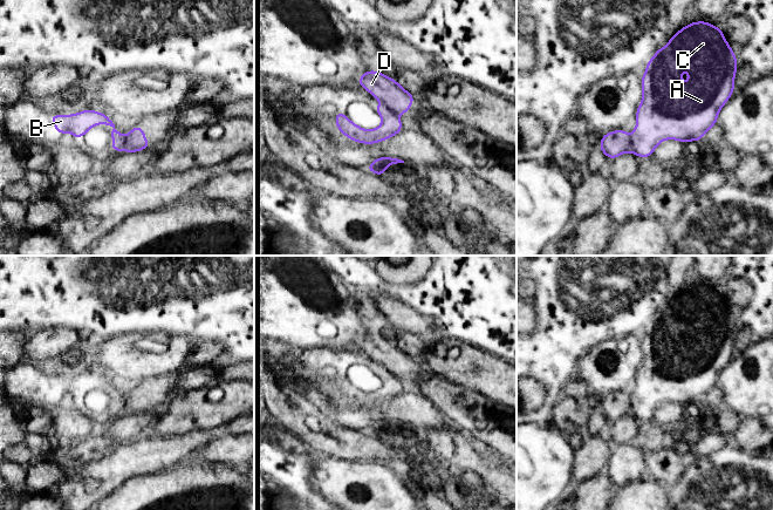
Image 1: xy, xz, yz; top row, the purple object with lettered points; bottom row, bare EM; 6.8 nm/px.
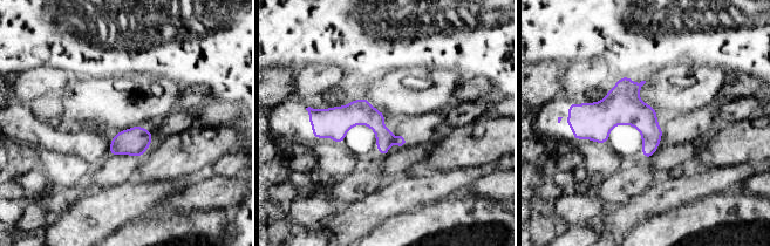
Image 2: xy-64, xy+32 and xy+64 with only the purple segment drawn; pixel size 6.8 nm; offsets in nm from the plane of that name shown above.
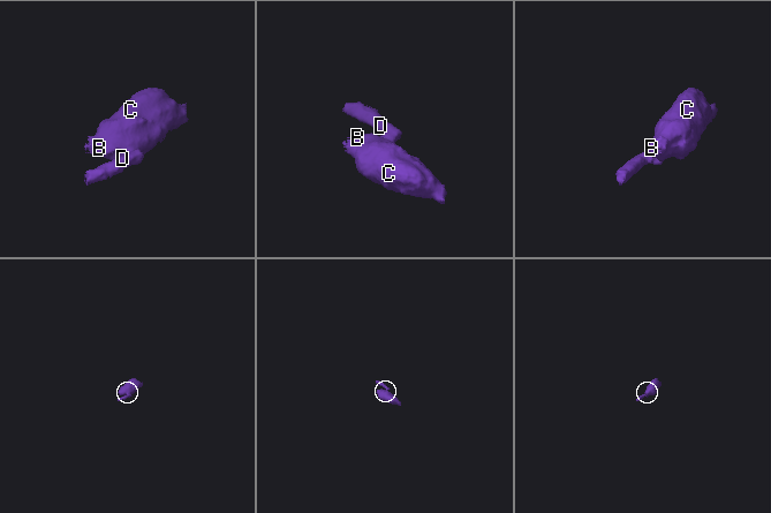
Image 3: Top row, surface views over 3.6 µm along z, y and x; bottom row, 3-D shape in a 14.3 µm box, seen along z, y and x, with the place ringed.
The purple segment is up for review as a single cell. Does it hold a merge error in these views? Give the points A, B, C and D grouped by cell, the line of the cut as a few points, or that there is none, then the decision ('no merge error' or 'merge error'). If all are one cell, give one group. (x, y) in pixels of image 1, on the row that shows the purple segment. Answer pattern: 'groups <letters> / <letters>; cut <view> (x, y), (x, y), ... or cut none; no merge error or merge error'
groups A B C / D; cut xy (125, 140), (122, 150); merge error

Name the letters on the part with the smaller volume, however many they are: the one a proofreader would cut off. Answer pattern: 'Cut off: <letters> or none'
Cut off: D

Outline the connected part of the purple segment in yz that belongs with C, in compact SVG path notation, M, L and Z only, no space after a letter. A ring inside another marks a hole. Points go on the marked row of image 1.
M692 22L677 32L664 48L647 63L647 72L642 75L643 98L637 108L637 124L631 136L631 151L638 157L650 157L654 149L663 141L672 138L682 143L702 140L705 132L716 125L721 107L728 101L734 90L737 59L721 33L720 27L709 22ZM682 68L689 69L689 83L682 87Z

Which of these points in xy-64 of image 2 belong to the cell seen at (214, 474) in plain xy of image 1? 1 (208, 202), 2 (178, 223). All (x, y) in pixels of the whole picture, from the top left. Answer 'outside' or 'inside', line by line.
1: outside
2: inside

